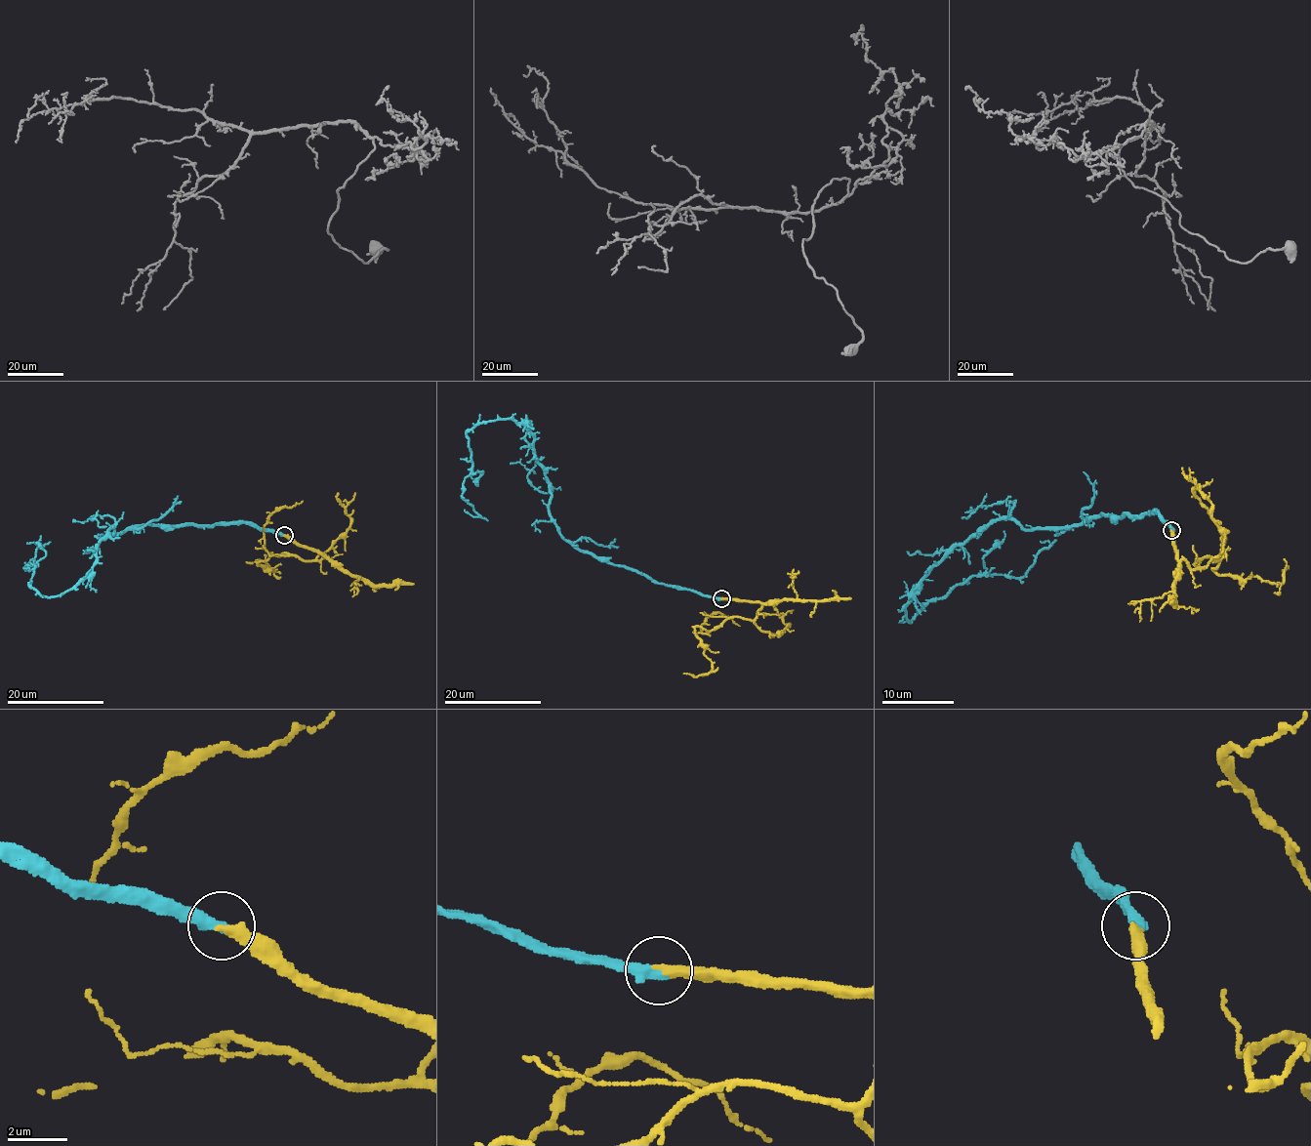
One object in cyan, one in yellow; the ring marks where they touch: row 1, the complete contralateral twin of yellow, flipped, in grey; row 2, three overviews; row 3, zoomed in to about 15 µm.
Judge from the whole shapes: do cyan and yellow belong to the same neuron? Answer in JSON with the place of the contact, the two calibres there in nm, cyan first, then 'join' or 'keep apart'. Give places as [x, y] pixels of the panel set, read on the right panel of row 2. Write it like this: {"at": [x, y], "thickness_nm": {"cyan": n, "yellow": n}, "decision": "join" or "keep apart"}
{"at": [1171, 530], "thickness_nm": {"cyan": 440, "yellow": 340}, "decision": "join"}

